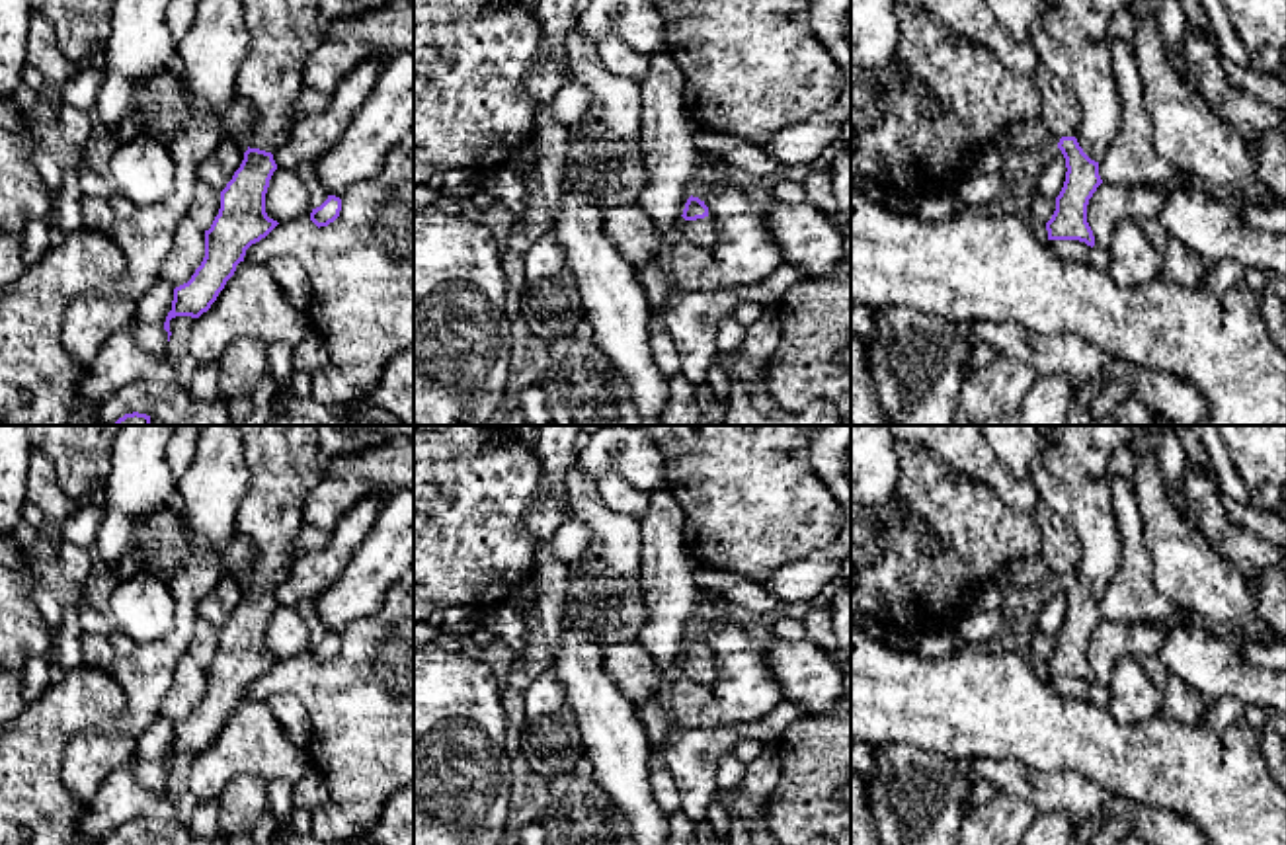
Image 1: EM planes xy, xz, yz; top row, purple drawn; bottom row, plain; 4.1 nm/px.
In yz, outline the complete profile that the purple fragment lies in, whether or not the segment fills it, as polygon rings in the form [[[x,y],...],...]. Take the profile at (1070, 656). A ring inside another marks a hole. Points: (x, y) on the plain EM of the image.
[[[1038,425],[1040,447],[1028,480],[1040,503],[1058,511],[1075,533],[1081,558],[1075,574],[1062,574],[1065,619],[1046,660],[1048,677],[1095,683],[1087,642],[1097,624],[1099,597],[1120,568],[1122,539],[1112,505],[1110,455],[1130,447],[1134,425]]]

